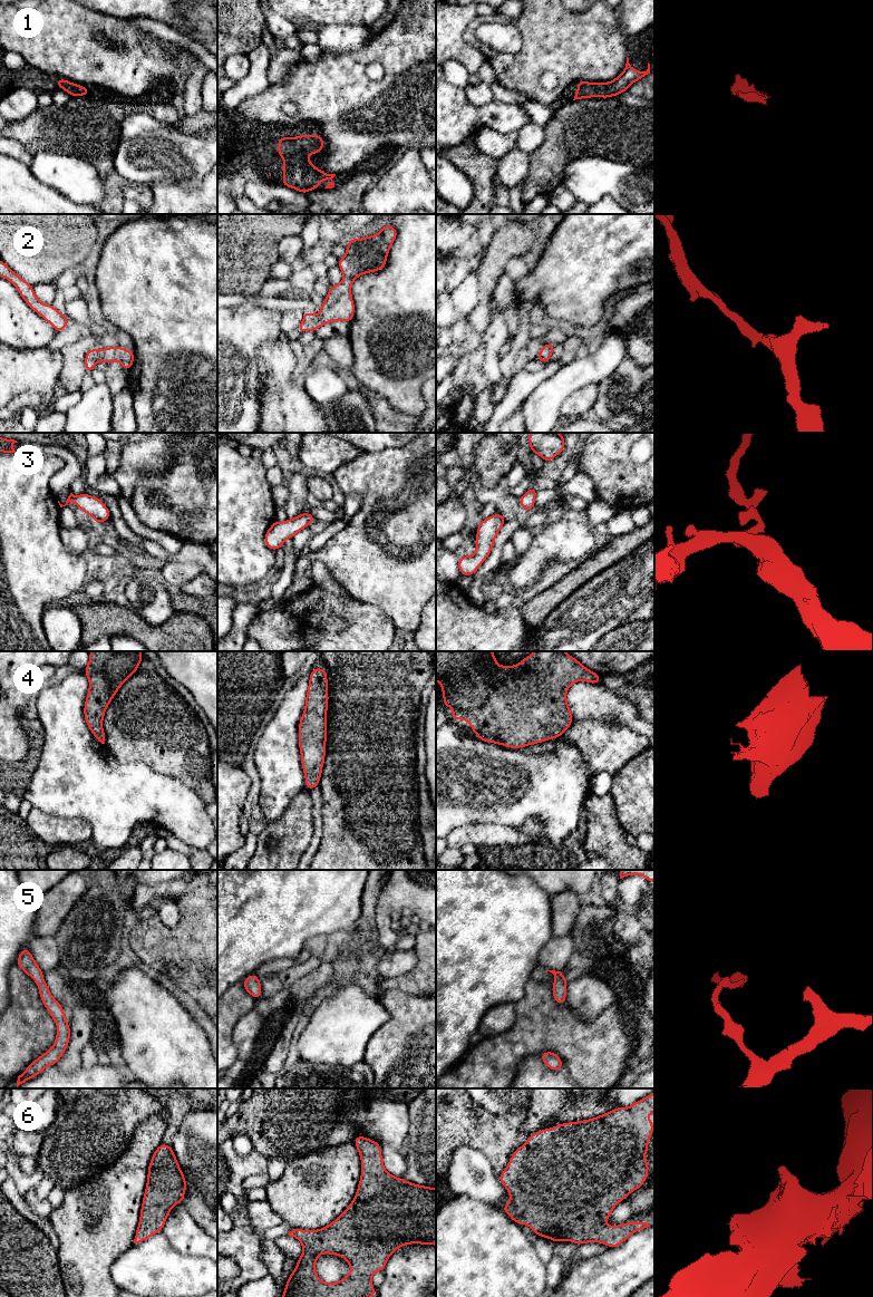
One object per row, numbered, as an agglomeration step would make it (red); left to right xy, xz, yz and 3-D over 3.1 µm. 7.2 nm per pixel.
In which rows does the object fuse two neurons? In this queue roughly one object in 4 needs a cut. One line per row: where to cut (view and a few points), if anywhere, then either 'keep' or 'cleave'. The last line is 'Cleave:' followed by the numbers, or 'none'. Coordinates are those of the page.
1: cut none; keep
2: cut none; keep
3: cut none; keep
4: cut none; keep
5: cut none; keep
6: cut none; keep
Cleave: none

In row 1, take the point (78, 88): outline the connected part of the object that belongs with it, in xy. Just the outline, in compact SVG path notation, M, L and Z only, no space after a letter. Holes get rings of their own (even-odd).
M59 78L56 80L56 86L59 86L60 89L64 89L65 91L67 91L71 97L75 97L77 95L89 96L88 87L84 87L78 84L70 83L62 78Z

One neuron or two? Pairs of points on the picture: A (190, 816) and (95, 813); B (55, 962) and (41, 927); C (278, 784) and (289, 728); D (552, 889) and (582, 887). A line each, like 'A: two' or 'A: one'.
A: one
B: two
C: one
D: one

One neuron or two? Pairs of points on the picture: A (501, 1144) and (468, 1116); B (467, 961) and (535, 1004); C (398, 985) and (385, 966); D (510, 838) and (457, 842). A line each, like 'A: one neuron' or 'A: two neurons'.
A: one neuron
B: two neurons
C: two neurons
D: one neuron

